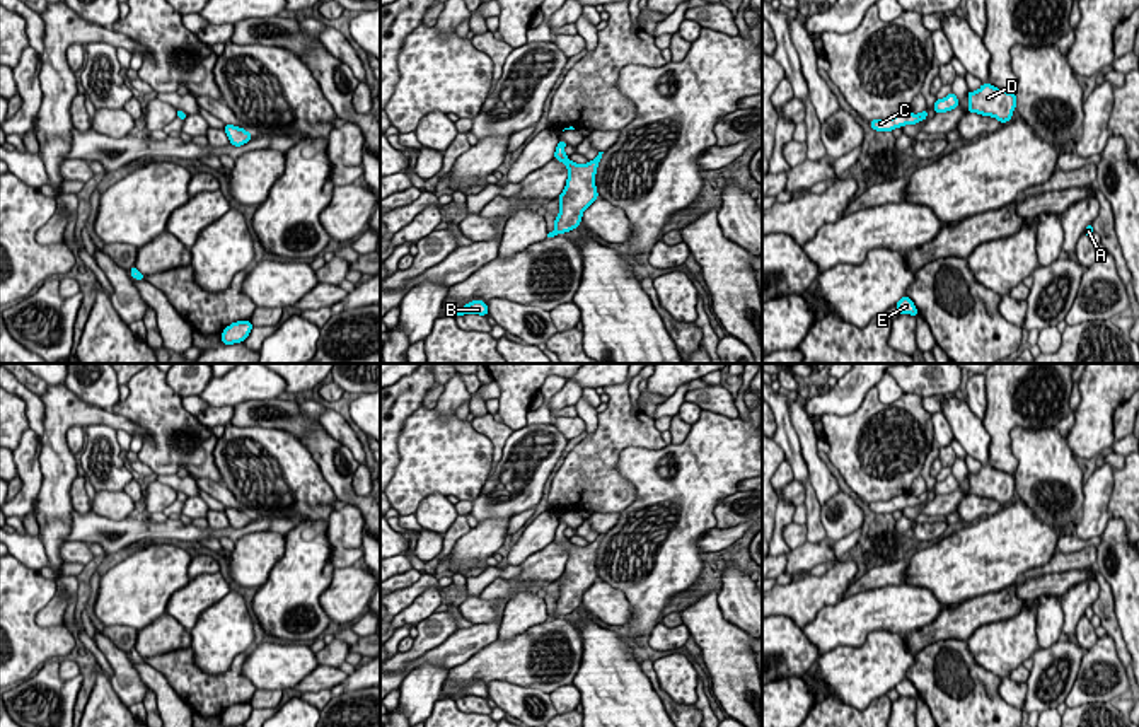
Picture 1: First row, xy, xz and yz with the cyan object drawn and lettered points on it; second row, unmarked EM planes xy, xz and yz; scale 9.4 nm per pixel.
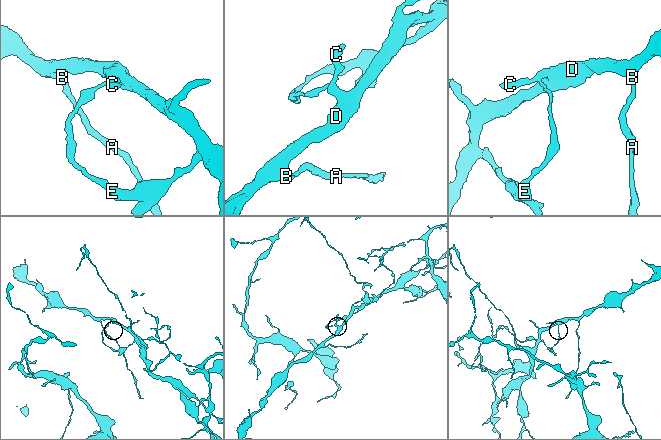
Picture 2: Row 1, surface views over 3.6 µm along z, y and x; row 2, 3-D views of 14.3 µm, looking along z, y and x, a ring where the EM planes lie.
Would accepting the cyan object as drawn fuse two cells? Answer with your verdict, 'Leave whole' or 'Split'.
Split

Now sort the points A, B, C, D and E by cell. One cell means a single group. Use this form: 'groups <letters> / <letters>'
groups A B D / C E

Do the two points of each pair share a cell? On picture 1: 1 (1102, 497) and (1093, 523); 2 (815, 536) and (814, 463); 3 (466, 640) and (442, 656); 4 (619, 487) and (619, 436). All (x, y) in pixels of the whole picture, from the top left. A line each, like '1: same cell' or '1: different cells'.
1: same cell
2: different cells
3: same cell
4: same cell

